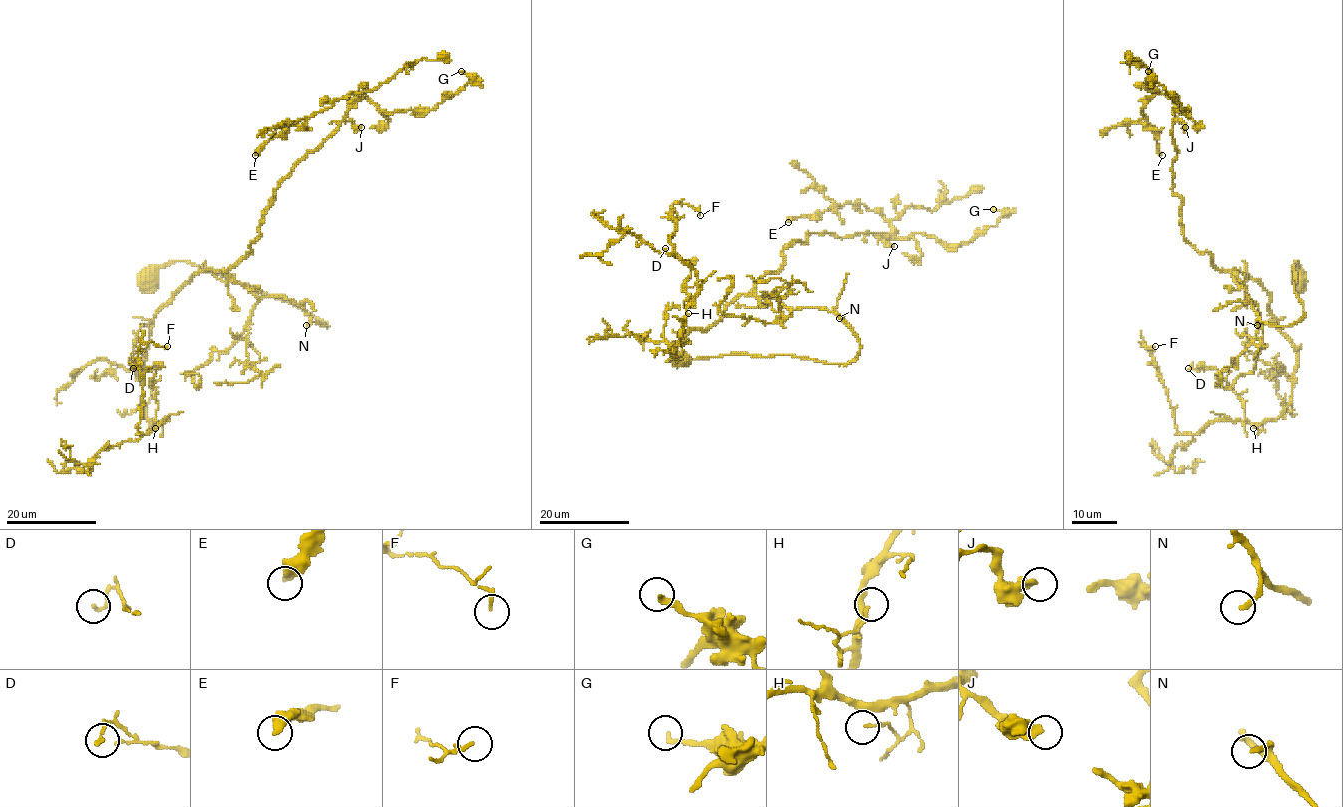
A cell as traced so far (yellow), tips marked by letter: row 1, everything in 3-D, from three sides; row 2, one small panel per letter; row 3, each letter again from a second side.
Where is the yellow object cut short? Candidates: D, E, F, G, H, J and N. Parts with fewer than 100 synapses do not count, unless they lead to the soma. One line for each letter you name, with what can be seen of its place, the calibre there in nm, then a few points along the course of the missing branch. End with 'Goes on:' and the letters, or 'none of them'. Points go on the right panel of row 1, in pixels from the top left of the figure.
Goes on: none of them

